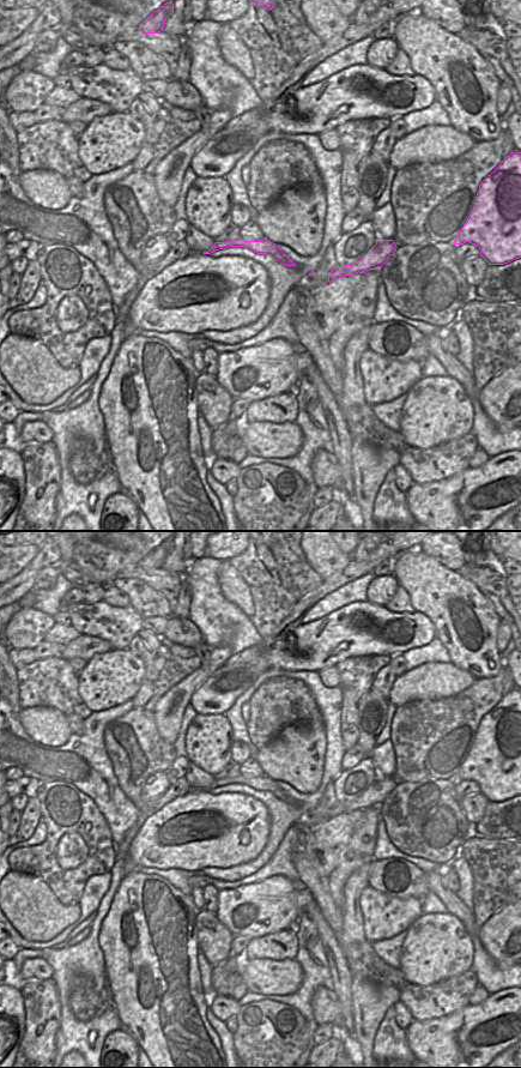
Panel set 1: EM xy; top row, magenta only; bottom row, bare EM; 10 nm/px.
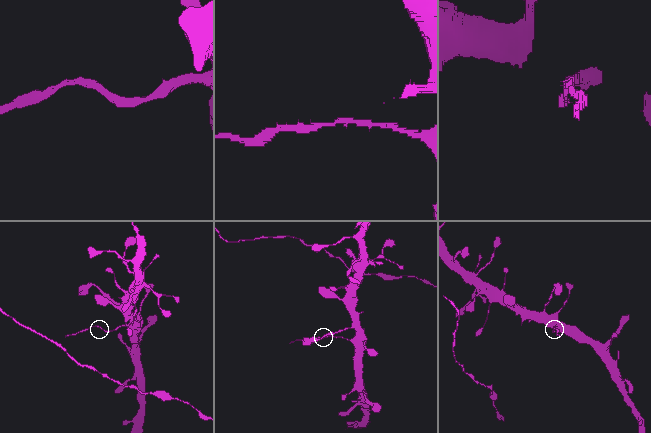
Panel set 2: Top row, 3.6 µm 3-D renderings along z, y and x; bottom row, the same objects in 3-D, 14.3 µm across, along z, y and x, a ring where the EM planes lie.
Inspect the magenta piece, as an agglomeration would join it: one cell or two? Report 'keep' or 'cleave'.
cleave

